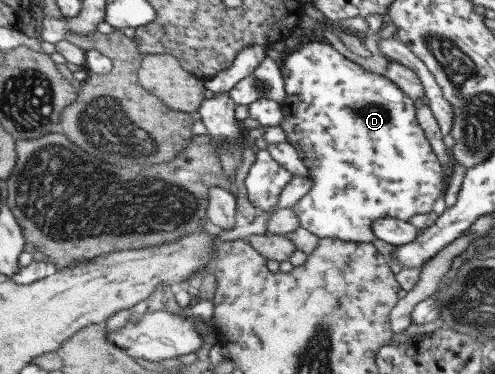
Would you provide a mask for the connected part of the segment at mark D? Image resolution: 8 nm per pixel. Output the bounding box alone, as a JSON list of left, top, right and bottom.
[280,39,447,243]

